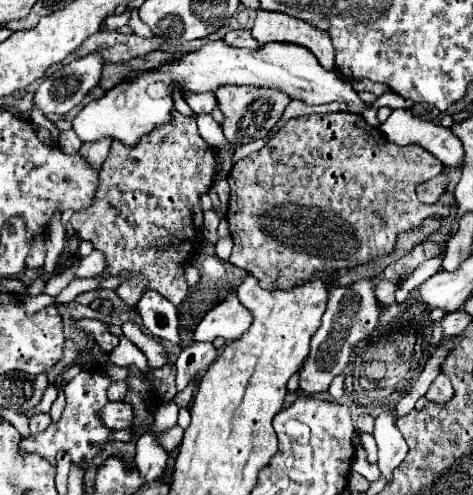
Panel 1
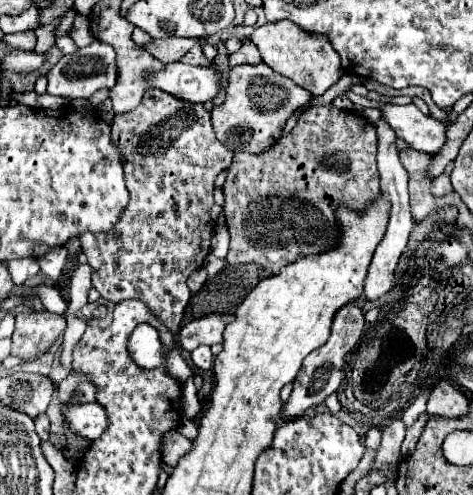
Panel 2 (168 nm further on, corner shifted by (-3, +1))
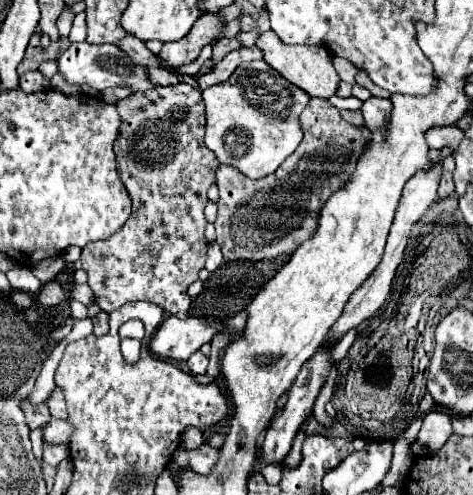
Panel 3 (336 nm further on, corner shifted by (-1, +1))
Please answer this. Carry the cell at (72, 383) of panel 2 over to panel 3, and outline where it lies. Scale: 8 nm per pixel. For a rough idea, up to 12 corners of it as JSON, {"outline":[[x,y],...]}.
{"outline":[[43,429],[31,430],[33,453],[42,464]]}

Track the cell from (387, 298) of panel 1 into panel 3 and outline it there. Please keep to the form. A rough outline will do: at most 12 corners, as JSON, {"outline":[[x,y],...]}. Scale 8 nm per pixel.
{"outline":[[367,99],[361,107],[365,127],[383,131],[393,107],[389,99]]}

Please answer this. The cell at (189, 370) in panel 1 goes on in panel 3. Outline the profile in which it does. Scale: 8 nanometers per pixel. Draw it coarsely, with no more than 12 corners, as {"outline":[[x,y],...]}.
{"outline":[[195,351],[189,359],[189,371],[203,375],[209,365],[209,357]]}

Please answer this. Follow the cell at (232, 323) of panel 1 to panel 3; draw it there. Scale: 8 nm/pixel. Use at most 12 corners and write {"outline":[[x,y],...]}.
{"outline":[[167,317],[151,351],[185,361],[217,333],[201,317]]}

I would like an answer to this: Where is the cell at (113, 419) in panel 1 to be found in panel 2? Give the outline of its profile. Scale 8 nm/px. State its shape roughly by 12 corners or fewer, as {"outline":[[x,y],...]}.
{"outline":[[97,403],[67,407],[69,429],[85,439],[99,439],[107,413]]}

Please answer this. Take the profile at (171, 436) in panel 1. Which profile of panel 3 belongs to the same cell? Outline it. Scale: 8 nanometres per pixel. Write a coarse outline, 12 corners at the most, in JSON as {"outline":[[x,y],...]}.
{"outline":[[203,443],[187,451],[189,465],[199,473],[213,467],[217,449]]}

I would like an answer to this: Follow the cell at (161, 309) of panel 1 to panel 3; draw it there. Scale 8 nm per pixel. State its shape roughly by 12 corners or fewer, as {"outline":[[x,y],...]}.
{"outline":[[189,427],[183,435],[185,449],[197,449],[203,443],[203,433]]}

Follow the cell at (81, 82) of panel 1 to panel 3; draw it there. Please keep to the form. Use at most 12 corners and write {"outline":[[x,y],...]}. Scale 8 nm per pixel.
{"outline":[[71,43],[57,59],[71,85],[151,89],[117,45]]}

